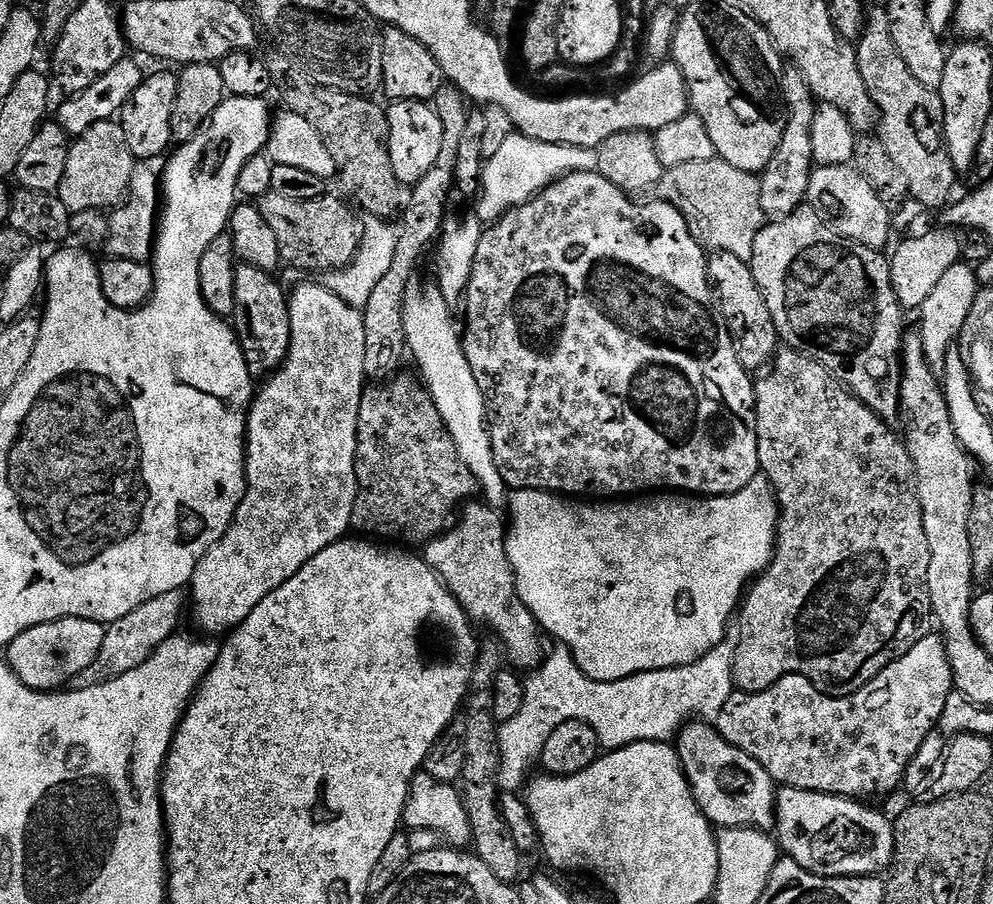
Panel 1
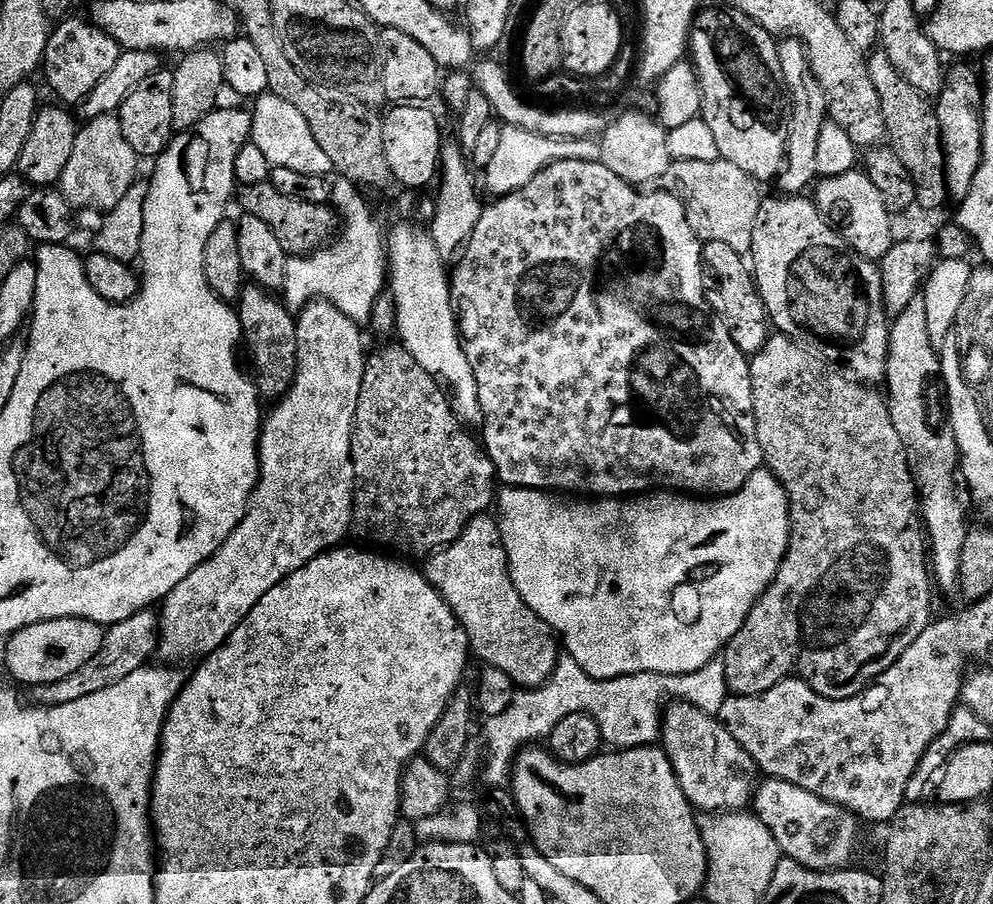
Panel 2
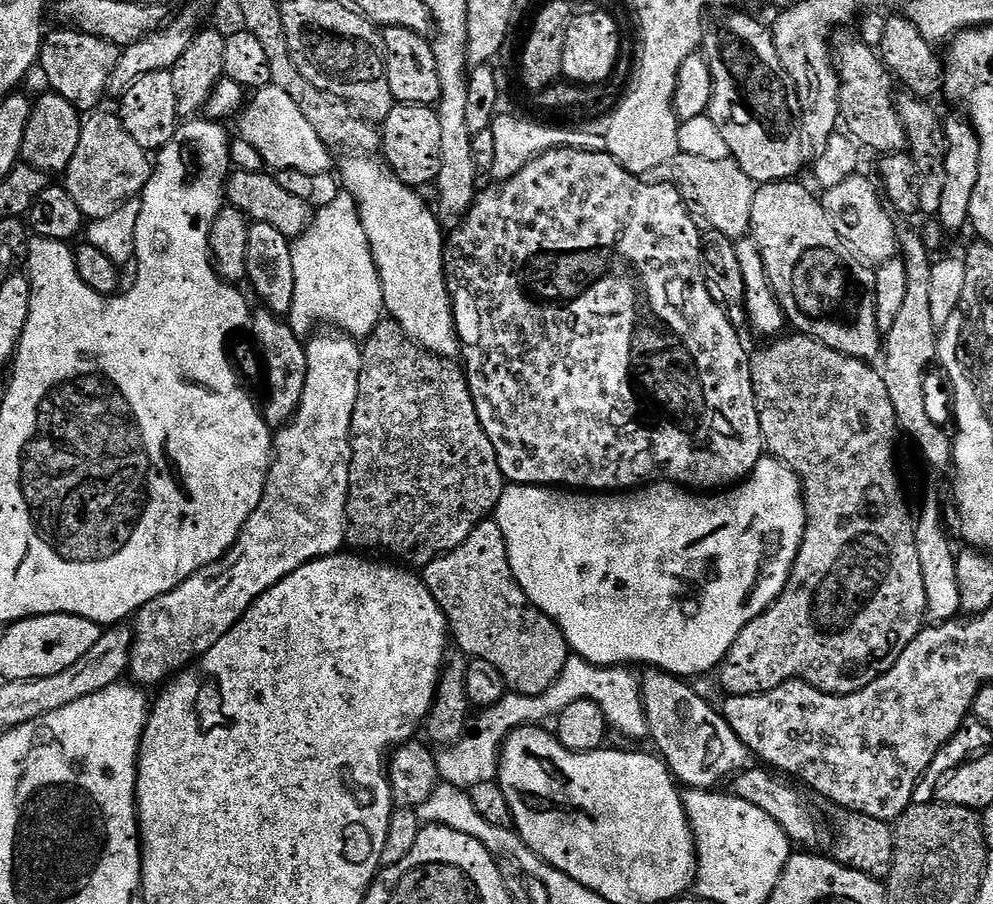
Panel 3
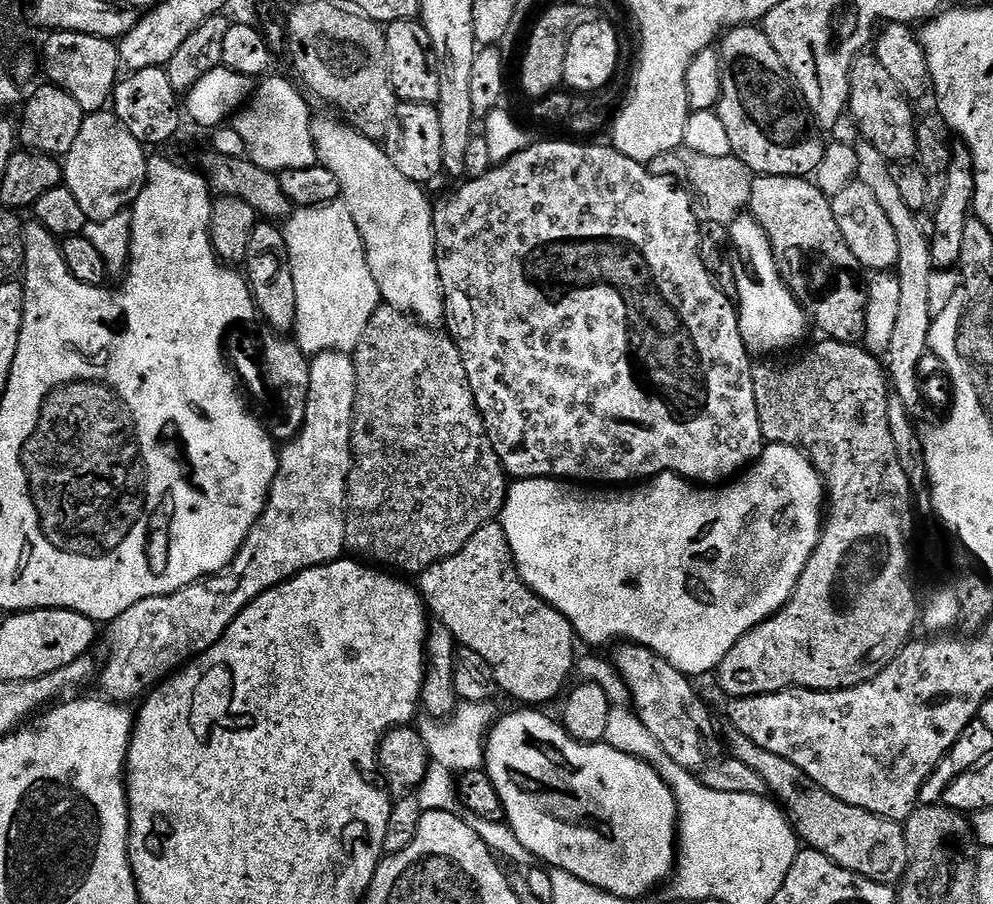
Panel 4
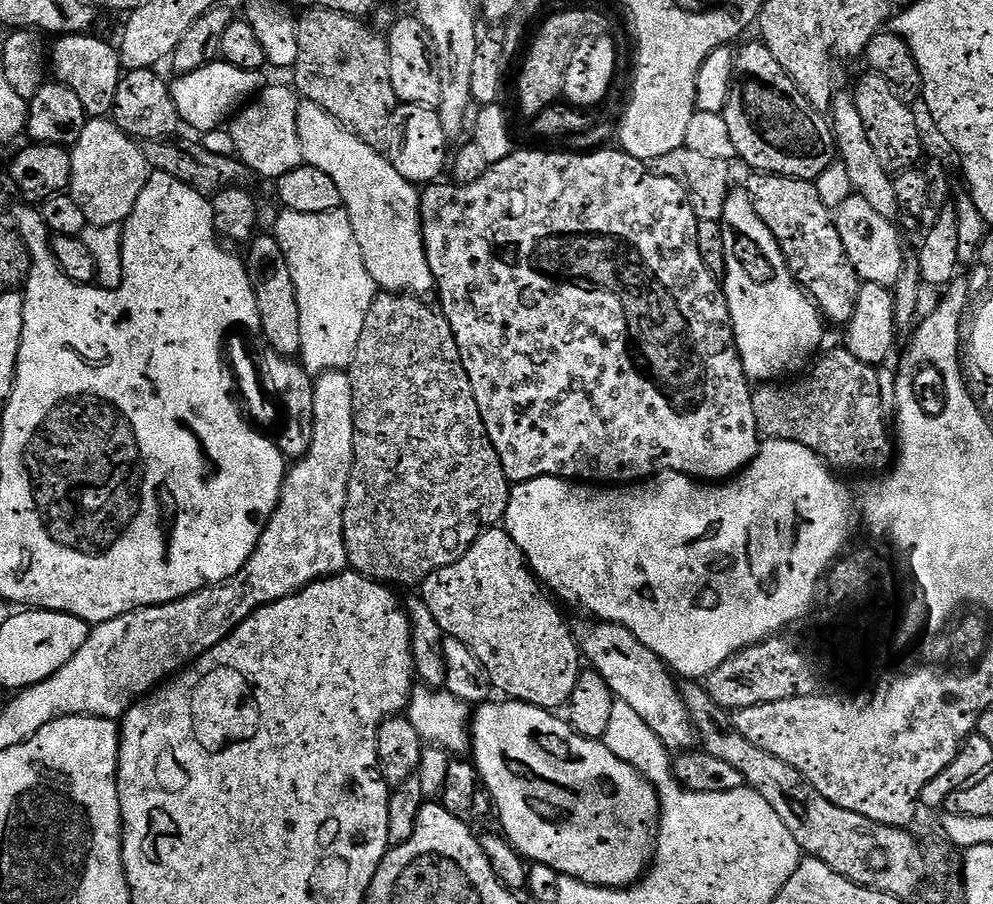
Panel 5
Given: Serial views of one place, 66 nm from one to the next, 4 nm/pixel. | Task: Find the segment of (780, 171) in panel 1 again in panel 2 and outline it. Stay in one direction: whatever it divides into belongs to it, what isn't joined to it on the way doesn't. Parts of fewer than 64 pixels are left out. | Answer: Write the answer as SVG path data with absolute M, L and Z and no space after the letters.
M784 38L778 44L778 62L782 66L784 86L790 97L790 127L788 129L788 159L778 177L779 191L785 196L807 193L817 183L818 138L829 119L826 94L808 61L804 43L795 38Z

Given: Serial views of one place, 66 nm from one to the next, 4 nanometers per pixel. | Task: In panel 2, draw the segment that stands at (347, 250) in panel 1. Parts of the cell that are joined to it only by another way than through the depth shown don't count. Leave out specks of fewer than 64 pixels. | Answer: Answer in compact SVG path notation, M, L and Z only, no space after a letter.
M271 182L241 187L238 192L238 200L239 196L241 208L239 211L243 215L253 216L266 222L266 226L274 230L278 242L282 242L282 250L286 250L289 257L303 258L320 251L333 239L337 231L338 216L329 205L298 202L298 198L290 198L282 194L282 190L275 188Z

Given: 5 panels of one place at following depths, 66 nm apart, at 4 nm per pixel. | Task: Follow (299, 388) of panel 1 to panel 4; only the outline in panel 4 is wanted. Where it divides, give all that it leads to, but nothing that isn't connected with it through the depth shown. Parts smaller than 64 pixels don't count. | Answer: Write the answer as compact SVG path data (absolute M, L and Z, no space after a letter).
M324 352L323 355L315 357L315 359L311 361L311 365L310 398L306 406L306 422L295 439L285 443L283 447L279 449L278 459L280 465L276 471L276 477L272 483L272 492L268 495L264 513L258 518L254 530L250 530L246 542L240 547L239 554L232 560L232 567L215 576L209 576L206 582L192 584L190 587L172 592L168 596L146 598L134 606L130 606L130 610L126 610L117 620L111 621L111 623L107 625L108 669L106 669L105 672L103 669L98 676L98 684L101 684L101 686L108 691L105 692L107 699L113 702L129 702L128 700L136 699L136 701L139 701L141 697L151 692L157 684L161 684L164 680L168 679L172 673L179 672L184 665L192 663L196 657L201 656L206 650L210 650L210 646L214 646L214 642L218 642L218 638L222 638L222 634L226 634L226 630L232 625L234 618L238 618L238 614L242 614L242 610L246 606L250 606L250 602L254 602L254 598L258 598L266 590L277 588L277 586L283 584L285 580L303 572L305 568L319 568L321 564L329 564L330 562L341 559L341 557L345 555L344 497L348 494L348 475L352 469L352 415L354 414L354 402L356 401L356 362L347 352Z

